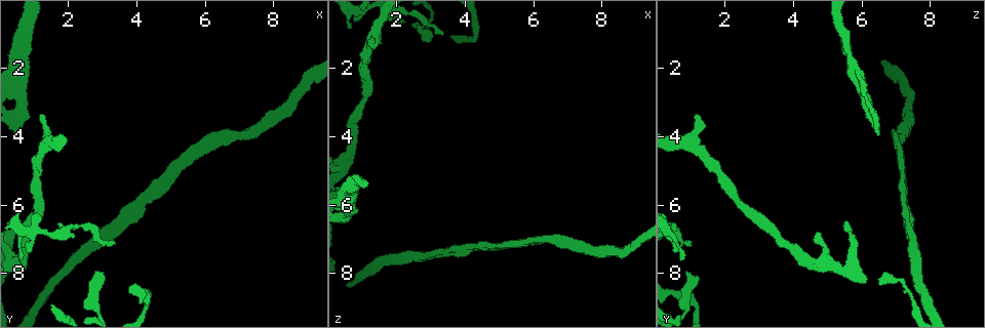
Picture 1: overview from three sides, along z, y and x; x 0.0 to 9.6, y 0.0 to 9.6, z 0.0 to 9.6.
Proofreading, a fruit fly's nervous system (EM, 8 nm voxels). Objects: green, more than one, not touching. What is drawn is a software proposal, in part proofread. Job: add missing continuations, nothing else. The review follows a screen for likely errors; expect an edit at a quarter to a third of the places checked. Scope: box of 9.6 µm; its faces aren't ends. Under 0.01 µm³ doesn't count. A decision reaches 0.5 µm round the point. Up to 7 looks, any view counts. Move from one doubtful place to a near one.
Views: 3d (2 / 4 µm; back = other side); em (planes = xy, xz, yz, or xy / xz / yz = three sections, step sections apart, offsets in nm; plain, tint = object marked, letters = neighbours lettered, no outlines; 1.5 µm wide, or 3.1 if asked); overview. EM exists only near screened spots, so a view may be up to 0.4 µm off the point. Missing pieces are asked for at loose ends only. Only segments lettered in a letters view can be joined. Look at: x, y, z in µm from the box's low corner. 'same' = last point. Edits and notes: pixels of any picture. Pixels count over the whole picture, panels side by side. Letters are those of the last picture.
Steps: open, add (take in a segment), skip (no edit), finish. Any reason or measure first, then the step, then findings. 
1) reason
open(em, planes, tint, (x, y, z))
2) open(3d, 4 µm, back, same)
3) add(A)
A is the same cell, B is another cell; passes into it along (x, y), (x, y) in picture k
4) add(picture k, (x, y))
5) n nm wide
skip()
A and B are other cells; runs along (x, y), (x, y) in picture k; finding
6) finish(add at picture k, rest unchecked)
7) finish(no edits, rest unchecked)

free end
open(em, xy, step 8, letters, (3.35, 7.05, 1.00))

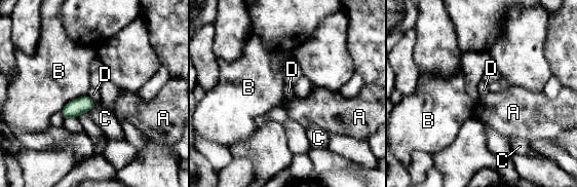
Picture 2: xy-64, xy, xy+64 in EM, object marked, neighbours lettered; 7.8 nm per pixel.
skip()
A, B, C and D are other cells; border along (87, 95), (94, 104) in picture 2; no lettered segment goes on from it

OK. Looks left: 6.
free end
open(3d, 2 µm, (0.80, 3.50, 6.25))

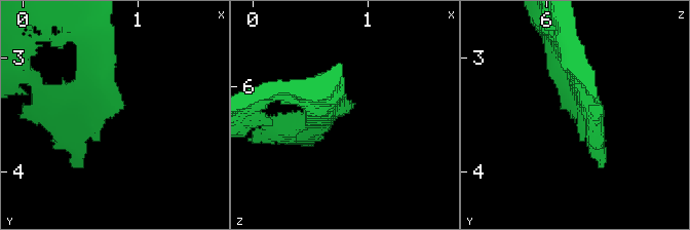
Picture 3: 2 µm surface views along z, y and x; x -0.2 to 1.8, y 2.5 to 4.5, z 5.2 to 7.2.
open(em, planes, tint, (0.80, 3.54, 6.22))

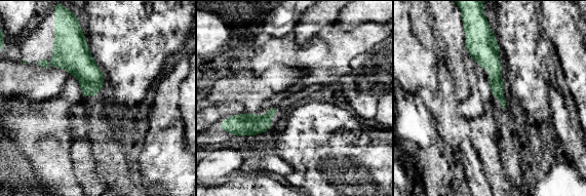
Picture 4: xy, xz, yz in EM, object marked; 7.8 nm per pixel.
open(em, planes, letters, same)

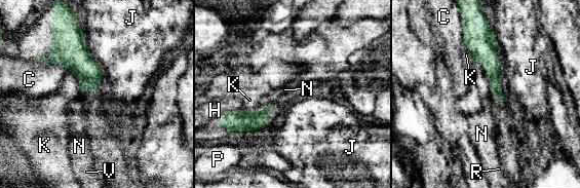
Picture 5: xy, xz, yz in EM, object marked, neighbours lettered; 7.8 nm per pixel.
skip()
C, H, J, K, N, P, R and V are other cells; border along (84, 39), (86, 48), (101, 68) in picture 5; none of them fits

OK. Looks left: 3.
an open end
open(em, xz, step 4, letters, (1.20, 3.40, 1.10))

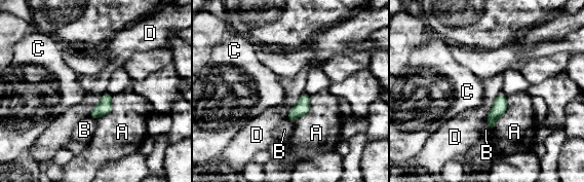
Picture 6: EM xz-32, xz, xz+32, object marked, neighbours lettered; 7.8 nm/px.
another direction
open(em, yz, step 8, letters, same)

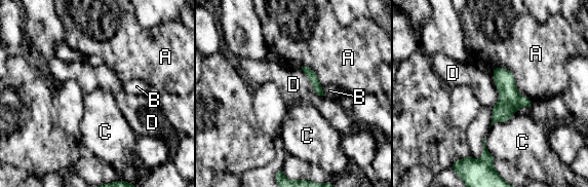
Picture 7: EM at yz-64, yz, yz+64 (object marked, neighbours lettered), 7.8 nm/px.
skip()
A, B, C and D are other cells; border along (491, 71), (499, 90), (492, 108) in picture 7; none of them fits

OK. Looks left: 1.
finish(no edits, rest unchecked)

